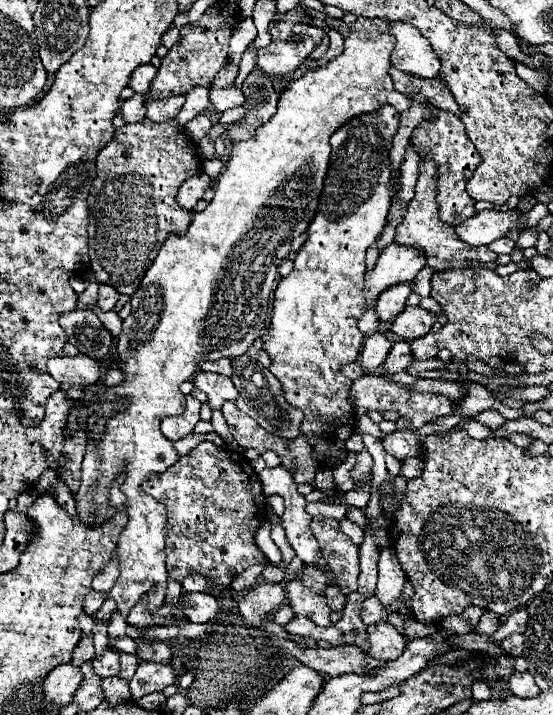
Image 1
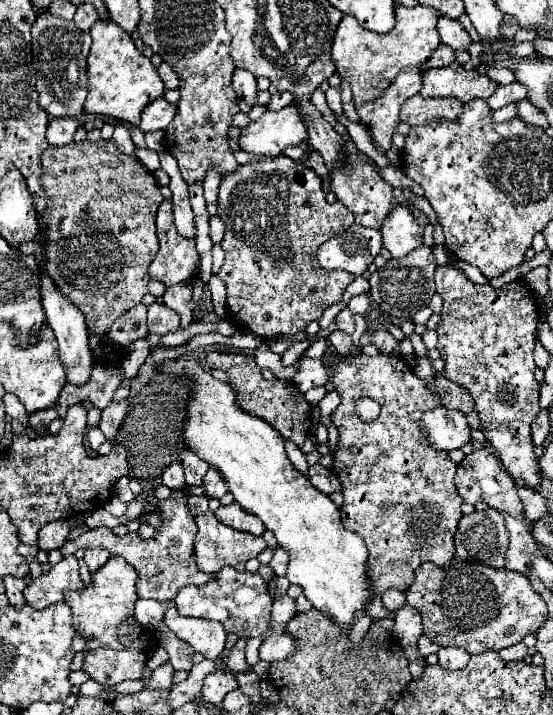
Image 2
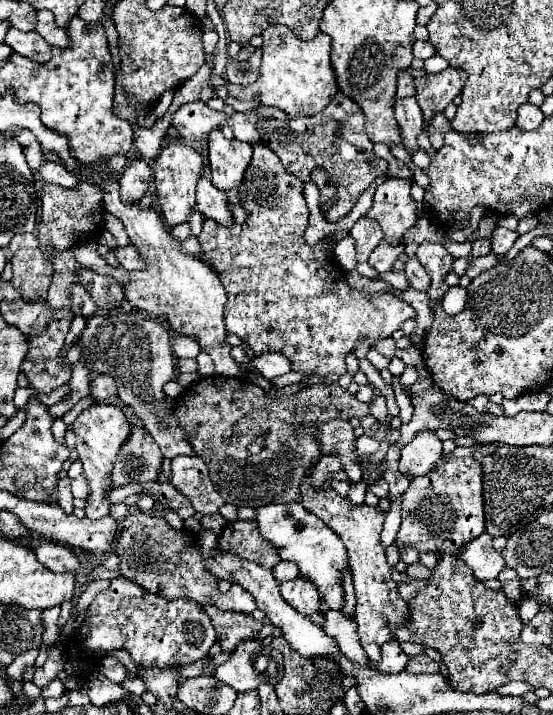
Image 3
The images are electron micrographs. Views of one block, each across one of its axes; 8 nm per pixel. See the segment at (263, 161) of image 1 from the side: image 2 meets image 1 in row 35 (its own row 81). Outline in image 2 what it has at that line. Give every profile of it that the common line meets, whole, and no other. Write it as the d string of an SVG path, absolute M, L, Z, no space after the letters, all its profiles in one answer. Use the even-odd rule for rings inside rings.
M396 6L396 24L388 34L376 34L364 30L356 18L344 16L332 44L332 60L336 62L336 70L344 80L350 82L354 92L354 102L364 104L374 100L398 72L404 68L422 68L426 60L440 46L440 34L436 30L440 14L428 6Z

